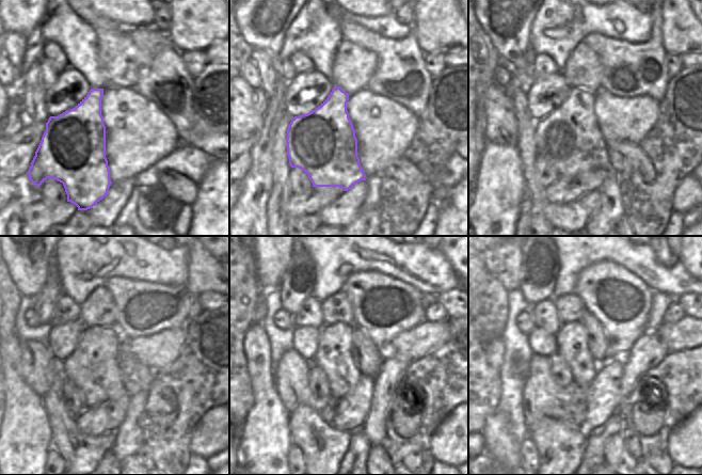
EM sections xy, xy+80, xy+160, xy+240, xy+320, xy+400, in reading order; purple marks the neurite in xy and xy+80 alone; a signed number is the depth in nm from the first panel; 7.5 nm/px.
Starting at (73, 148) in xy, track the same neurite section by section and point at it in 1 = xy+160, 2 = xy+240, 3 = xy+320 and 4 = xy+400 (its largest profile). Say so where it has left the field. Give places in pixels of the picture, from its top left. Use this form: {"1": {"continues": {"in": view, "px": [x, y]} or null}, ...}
{"1": {"continues": {"in": "xy+160", "px": [570, 138]}}, "2": {"continues": {"in": "xy+240", "px": [93, 365]}}, "3": {"continues": {"in": "xy+320", "px": [333, 354]}}, "4": {"continues": {"in": "xy+400", "px": [572, 339]}}}

